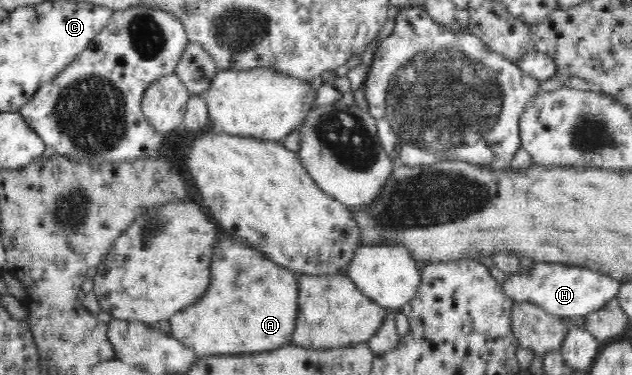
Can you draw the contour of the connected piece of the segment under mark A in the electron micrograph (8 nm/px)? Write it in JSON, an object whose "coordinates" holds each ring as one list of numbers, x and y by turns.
{"coordinates":[[225,235,215,245,215,268,211,268,207,296,176,312,169,319,170,336,191,348,197,356,247,355,267,352,291,342,298,320,298,281,293,271,267,259,245,241]]}

